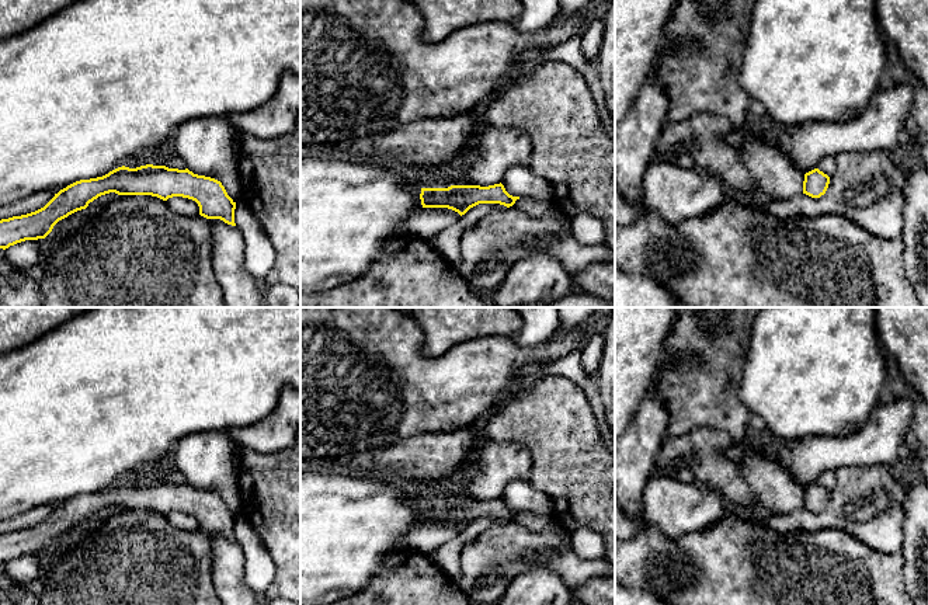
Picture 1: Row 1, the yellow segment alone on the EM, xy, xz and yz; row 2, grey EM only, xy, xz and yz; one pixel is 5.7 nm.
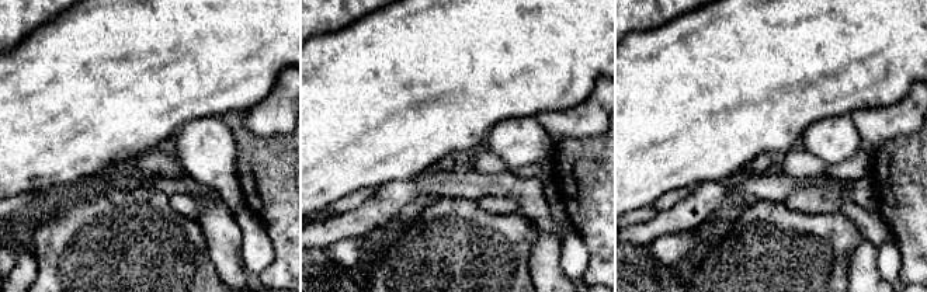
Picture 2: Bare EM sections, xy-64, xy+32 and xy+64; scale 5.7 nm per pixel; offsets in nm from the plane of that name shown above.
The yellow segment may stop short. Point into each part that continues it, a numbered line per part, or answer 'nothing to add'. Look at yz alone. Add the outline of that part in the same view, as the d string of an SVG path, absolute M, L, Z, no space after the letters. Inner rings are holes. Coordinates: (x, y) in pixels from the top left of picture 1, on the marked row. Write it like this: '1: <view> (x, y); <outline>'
nothing to add

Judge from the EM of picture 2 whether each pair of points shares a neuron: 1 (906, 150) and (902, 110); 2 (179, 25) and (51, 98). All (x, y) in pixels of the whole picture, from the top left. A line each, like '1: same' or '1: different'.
1: different
2: same

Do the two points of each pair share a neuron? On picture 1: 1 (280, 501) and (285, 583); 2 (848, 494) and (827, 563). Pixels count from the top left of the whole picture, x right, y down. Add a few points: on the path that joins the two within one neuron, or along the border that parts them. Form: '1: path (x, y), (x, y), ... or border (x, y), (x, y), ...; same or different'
1: path (285, 521), (285, 563); same
2: border (805, 529), (838, 528), (866, 546); different

